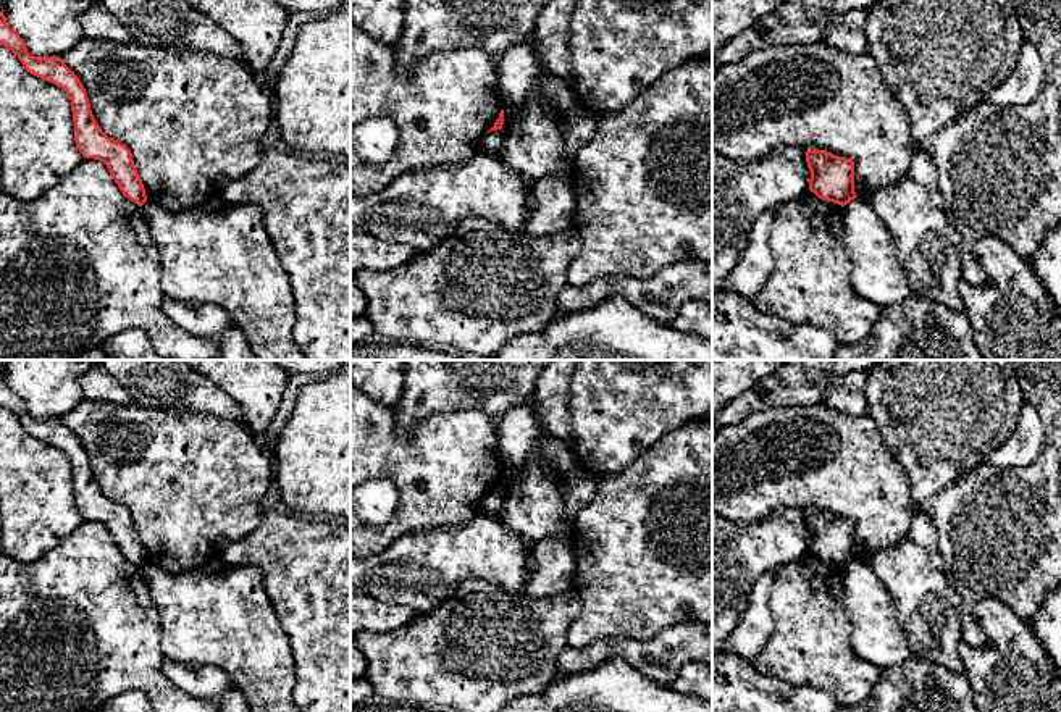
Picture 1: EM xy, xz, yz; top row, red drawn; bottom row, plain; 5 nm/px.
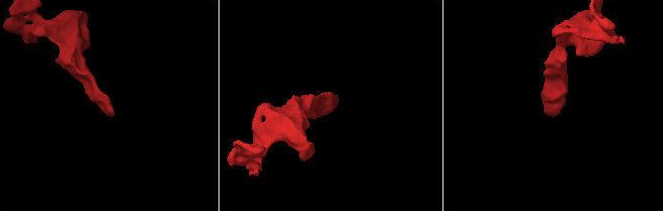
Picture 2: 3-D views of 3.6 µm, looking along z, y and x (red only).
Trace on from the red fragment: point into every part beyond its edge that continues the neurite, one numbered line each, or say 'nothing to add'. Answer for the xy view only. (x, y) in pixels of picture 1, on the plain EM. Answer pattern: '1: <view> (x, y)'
nothing to add

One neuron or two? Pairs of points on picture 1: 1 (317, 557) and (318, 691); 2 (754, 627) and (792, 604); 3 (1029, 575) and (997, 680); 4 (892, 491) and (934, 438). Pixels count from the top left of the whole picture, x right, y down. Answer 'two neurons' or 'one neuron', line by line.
1: one neuron
2: two neurons
3: two neurons
4: two neurons

